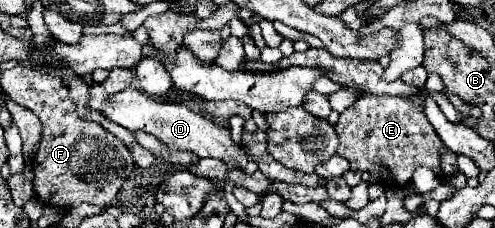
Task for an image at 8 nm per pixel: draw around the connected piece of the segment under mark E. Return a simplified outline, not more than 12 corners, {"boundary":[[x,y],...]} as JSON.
{"boundary":[[363,94],[341,112],[337,156],[405,186],[457,174],[423,100]]}

